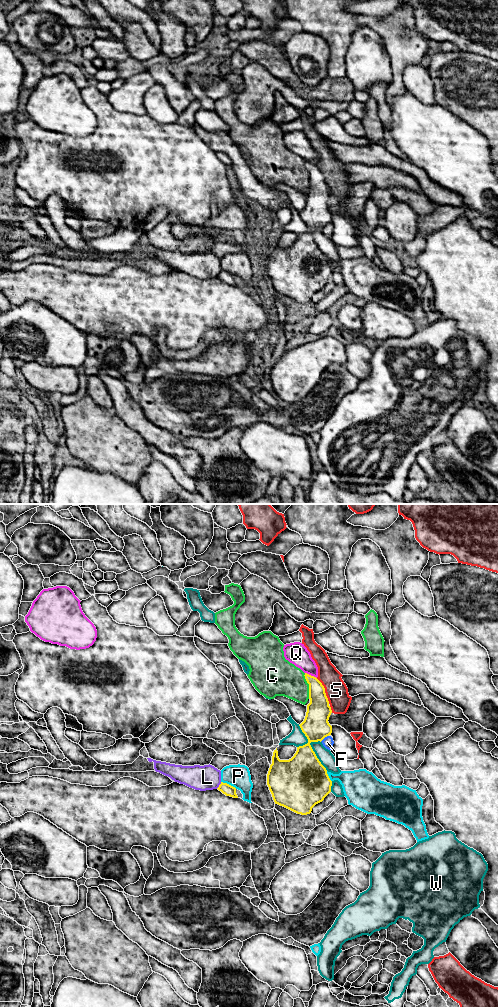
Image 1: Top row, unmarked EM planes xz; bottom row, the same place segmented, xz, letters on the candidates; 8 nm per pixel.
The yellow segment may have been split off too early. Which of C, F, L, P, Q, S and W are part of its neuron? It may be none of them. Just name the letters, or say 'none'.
none

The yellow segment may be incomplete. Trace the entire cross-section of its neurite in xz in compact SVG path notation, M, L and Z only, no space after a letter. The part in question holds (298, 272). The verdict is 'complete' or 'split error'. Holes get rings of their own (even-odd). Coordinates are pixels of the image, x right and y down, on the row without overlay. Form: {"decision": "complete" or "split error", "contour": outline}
{"decision": "complete", "contour": "M305 161L309 172L309 187L304 209L299 213L308 231L297 235L289 248L280 248L277 236L267 262L267 273L275 292L297 302L310 302L312 296L331 280L332 269L310 231L322 229L331 223L328 208L332 201L322 171Z"}

